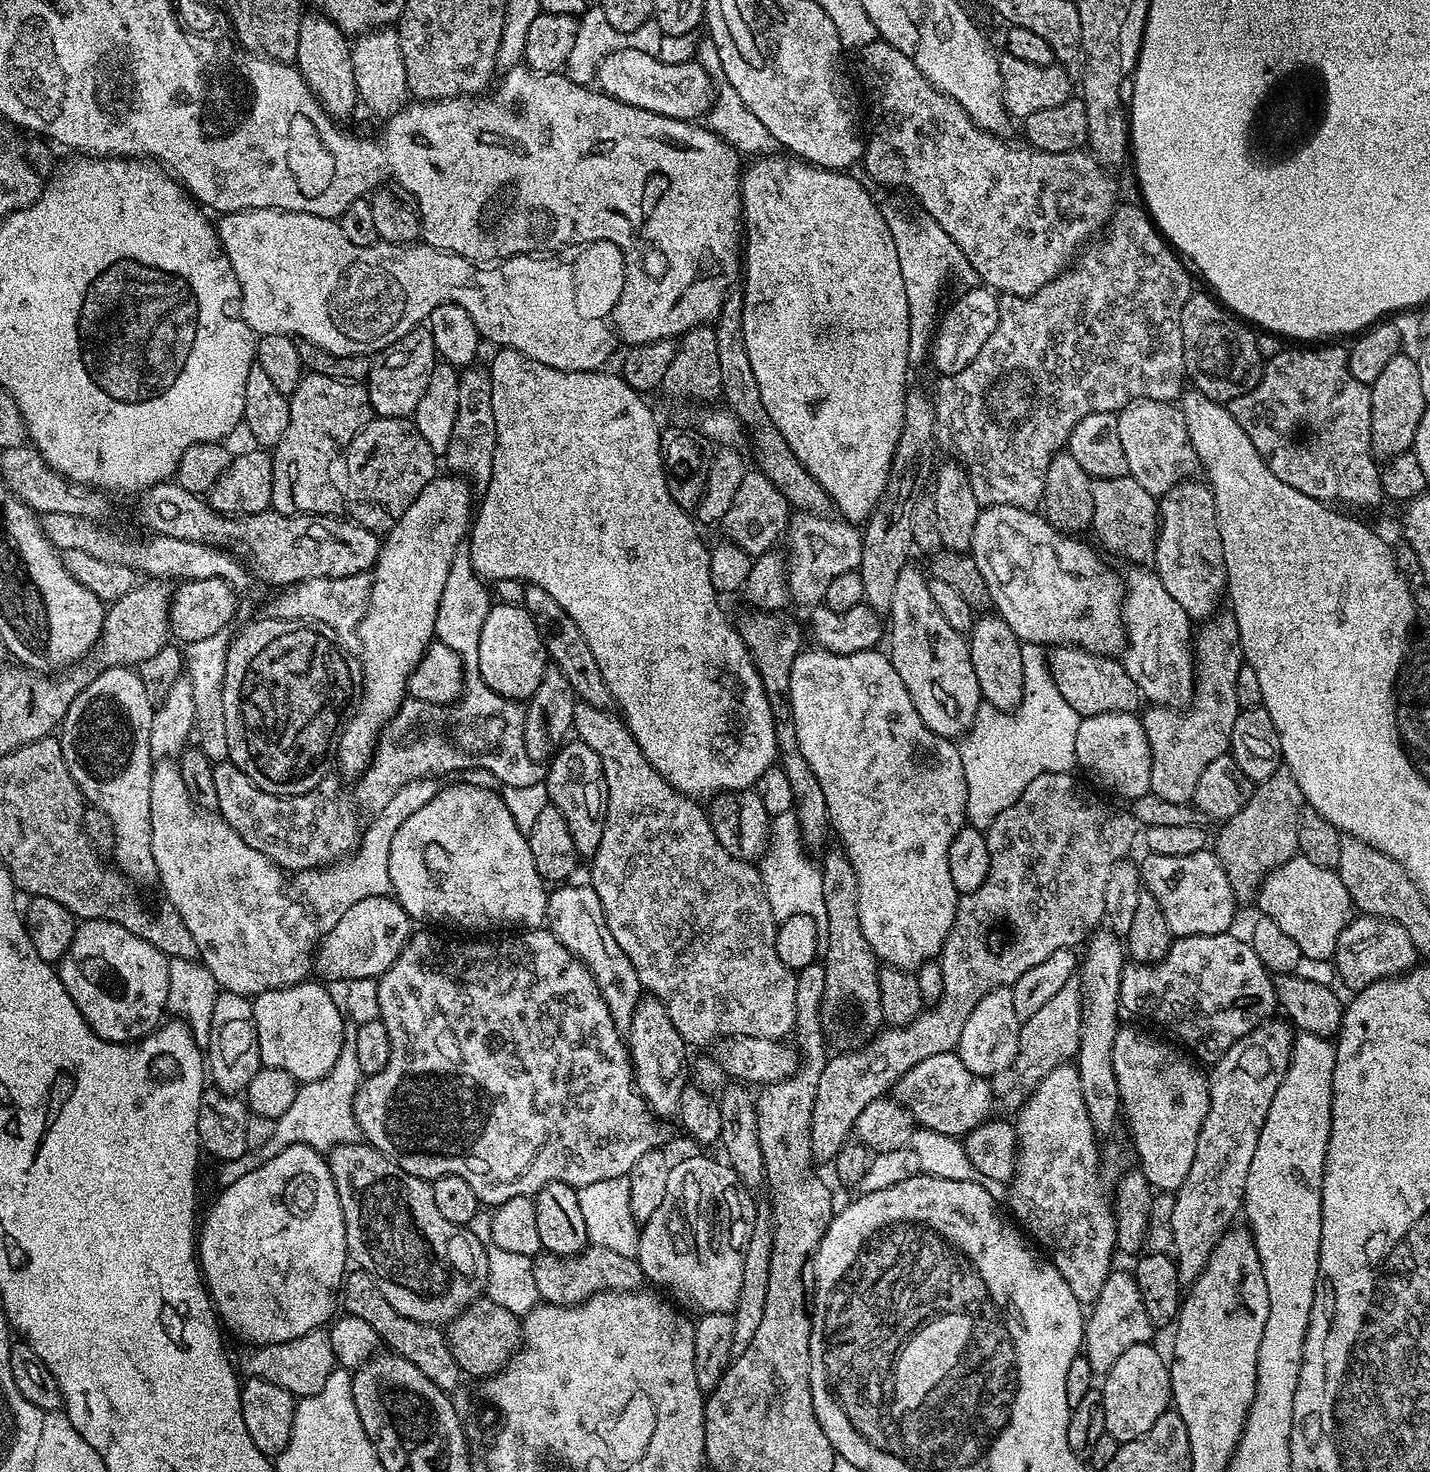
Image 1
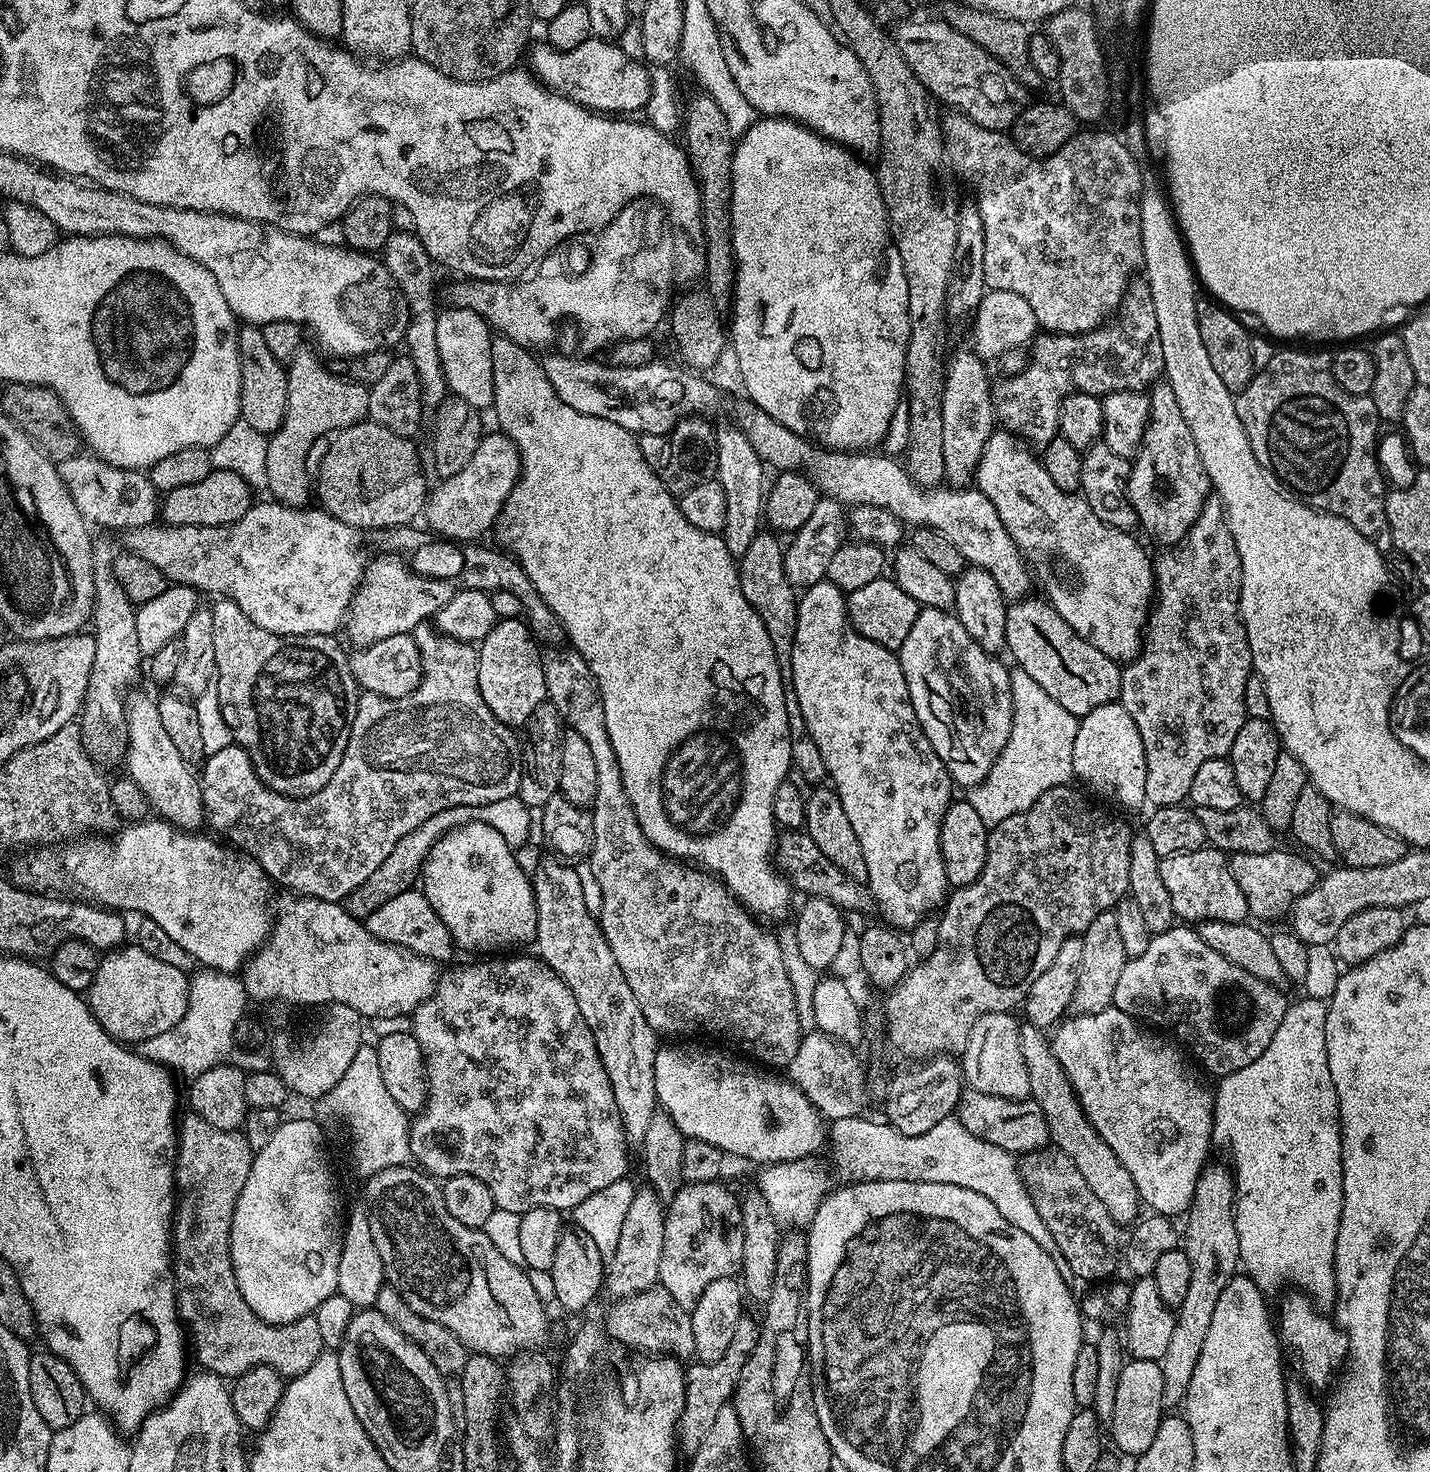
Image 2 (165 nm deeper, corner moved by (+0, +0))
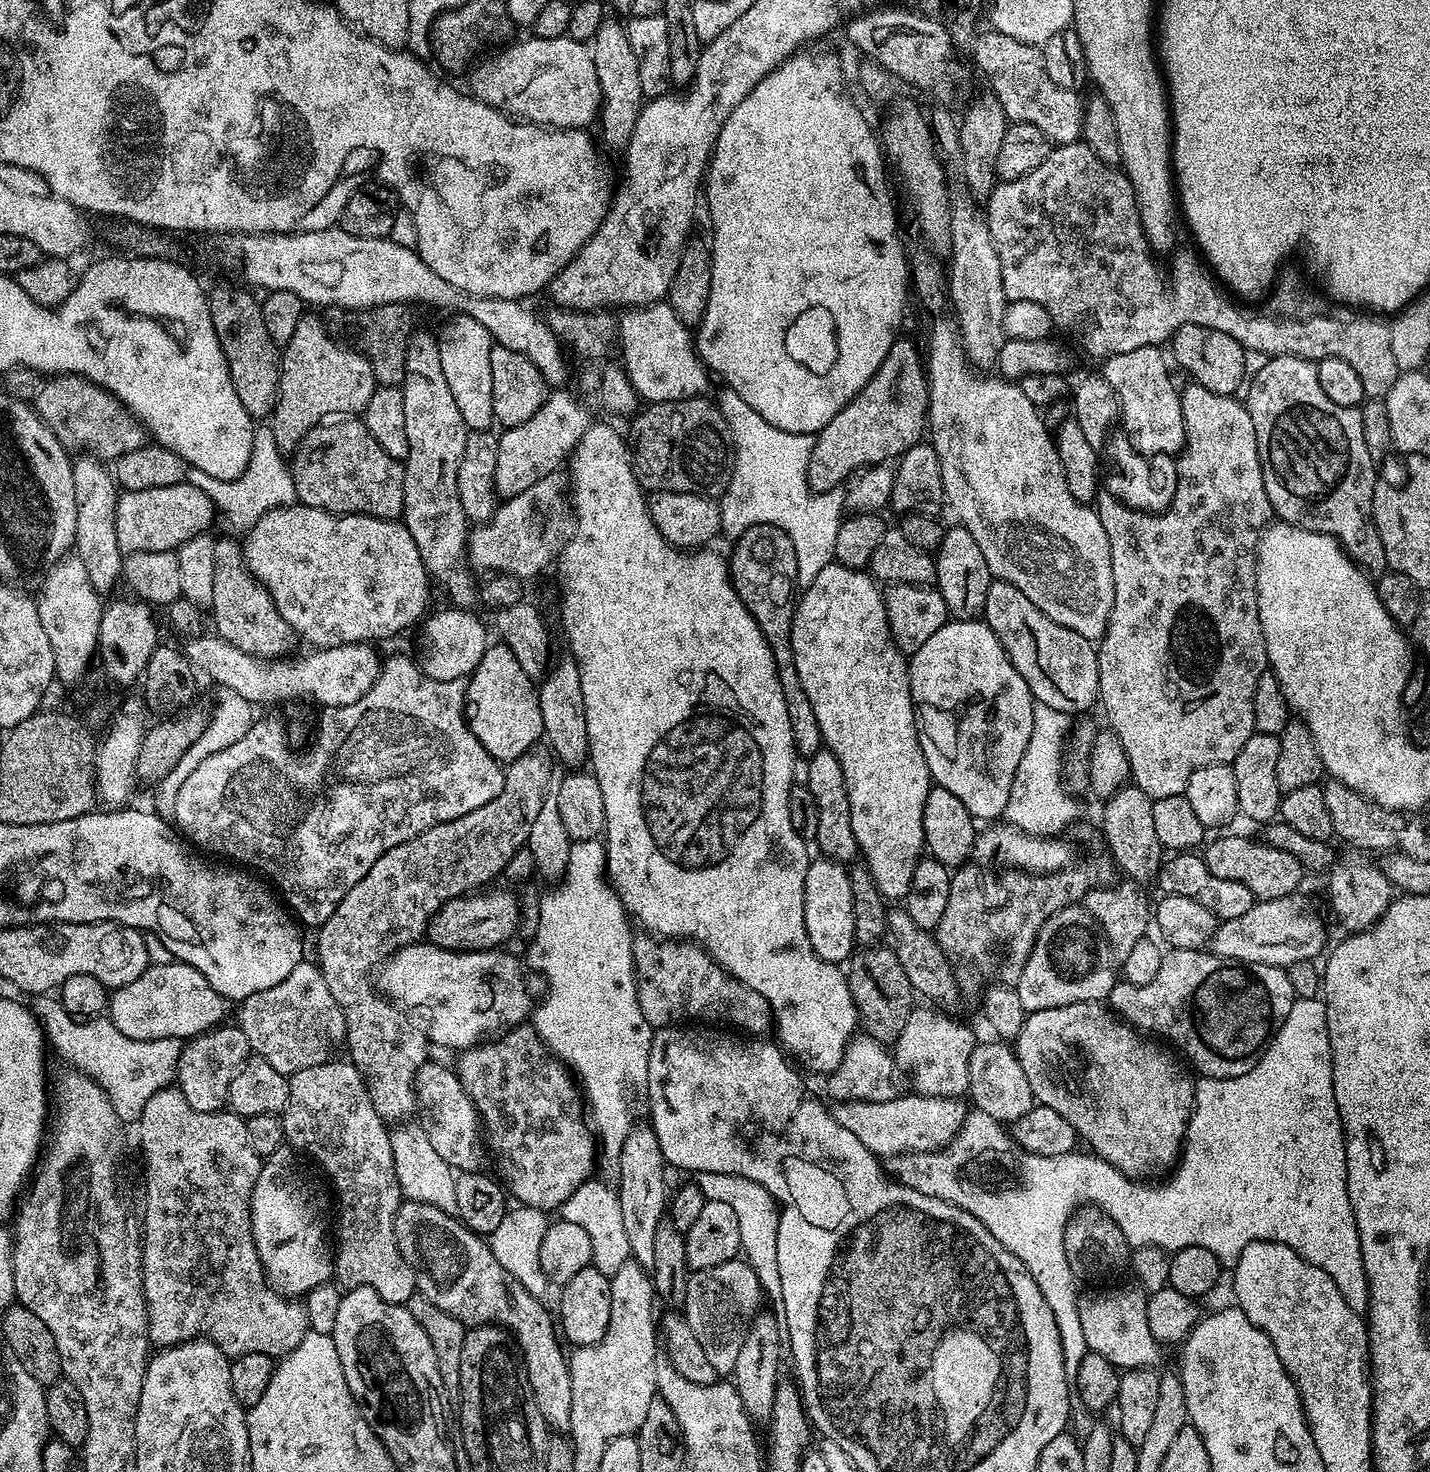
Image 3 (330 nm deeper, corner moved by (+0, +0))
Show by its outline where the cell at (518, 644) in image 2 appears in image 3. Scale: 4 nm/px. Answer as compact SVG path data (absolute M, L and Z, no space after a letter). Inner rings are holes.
M503 642L489 643L482 654L482 662L478 662L471 676L467 677L464 718L474 738L478 738L488 753L501 762L516 760L526 754L526 750L541 743L544 727L537 685Z

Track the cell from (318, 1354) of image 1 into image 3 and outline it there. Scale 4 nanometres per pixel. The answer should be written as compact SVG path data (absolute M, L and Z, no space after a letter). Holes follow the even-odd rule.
M169 1086L146 1102L139 1128L140 1156L144 1159L142 1266L149 1341L162 1349L187 1340L209 1340L229 1358L246 1354L287 1356L310 1329L303 1303L281 1296L269 1284L252 1241L252 1191L254 1182L258 1182L262 1157L250 1147L245 1117L231 1110L194 1110L179 1087Z

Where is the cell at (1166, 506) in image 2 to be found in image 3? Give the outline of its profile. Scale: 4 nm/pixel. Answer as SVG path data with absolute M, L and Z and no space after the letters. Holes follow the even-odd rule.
M1159 347L1130 350L1130 354L1114 354L1103 361L1102 375L1114 390L1120 403L1119 423L1136 451L1145 456L1164 452L1175 457L1184 447L1181 389L1176 388L1168 373L1170 360Z

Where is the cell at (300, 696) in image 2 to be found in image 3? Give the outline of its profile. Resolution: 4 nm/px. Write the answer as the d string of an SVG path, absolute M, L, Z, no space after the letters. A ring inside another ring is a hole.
M216 540L214 546L214 598L210 605L210 620L216 623L215 635L231 646L245 651L258 659L279 660L296 648L296 631L278 614L270 594L256 581L256 576L244 561L241 541Z

